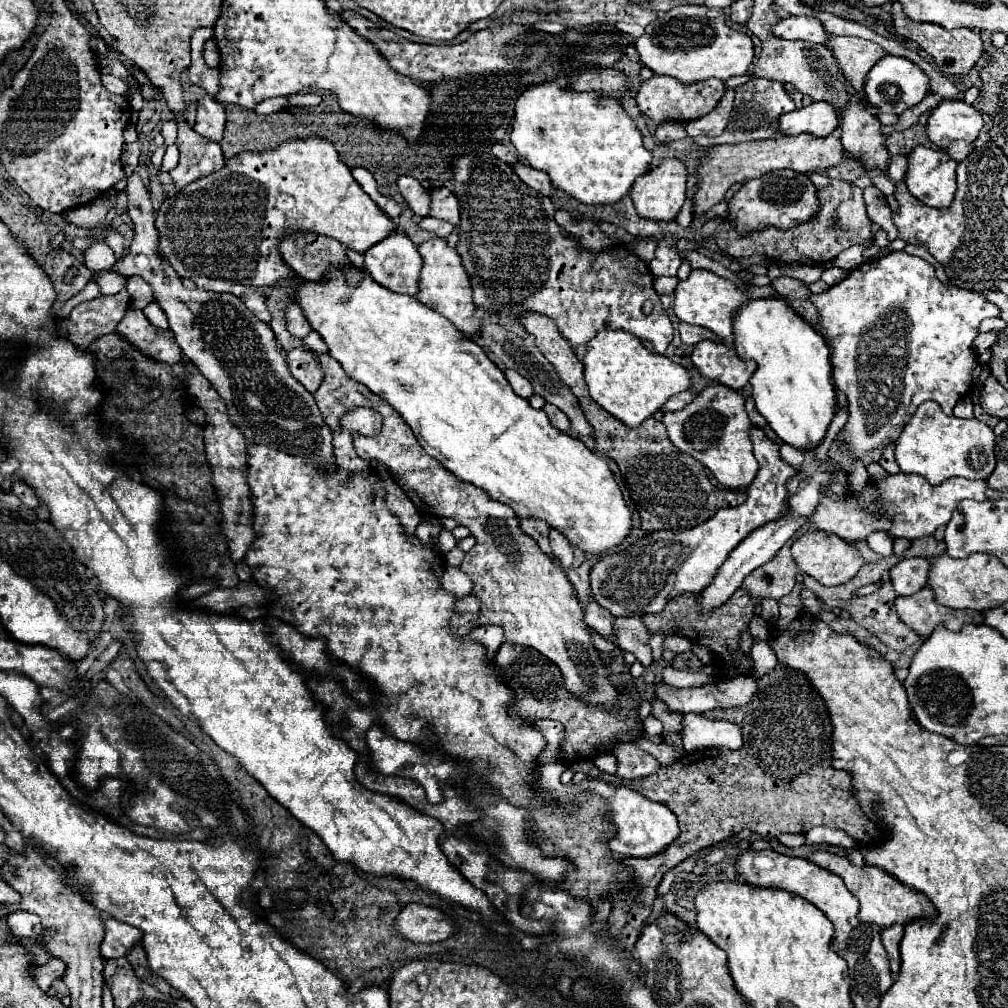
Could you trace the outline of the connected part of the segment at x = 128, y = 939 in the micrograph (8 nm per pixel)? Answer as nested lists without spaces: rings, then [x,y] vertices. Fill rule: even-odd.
[[[104,917],[102,923],[104,923],[104,939],[100,943],[100,953],[104,959],[124,957],[126,951],[134,947],[142,937],[142,931],[112,917]]]

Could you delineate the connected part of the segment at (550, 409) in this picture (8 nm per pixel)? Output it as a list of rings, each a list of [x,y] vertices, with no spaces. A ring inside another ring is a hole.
[[[546,403],[542,409],[544,409],[544,413],[546,413],[548,419],[550,419],[550,423],[552,423],[556,429],[560,429],[560,431],[568,431],[568,429],[570,429],[568,417],[566,417],[558,407],[554,407],[552,403]]]

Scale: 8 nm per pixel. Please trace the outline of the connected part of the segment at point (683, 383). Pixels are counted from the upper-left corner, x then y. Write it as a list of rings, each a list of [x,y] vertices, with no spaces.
[[[602,331],[586,347],[584,375],[590,397],[626,427],[640,427],[676,393],[690,387],[690,373],[670,357],[648,351],[638,337],[626,331]]]

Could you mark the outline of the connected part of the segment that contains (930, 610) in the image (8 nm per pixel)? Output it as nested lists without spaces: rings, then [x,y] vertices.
[[[928,585],[910,597],[896,597],[894,605],[896,605],[898,617],[922,637],[928,637],[938,623],[944,623],[950,631],[958,631],[962,629],[962,625],[966,625],[966,619],[968,623],[984,621],[982,613],[978,611],[950,609],[936,603],[932,589]]]

